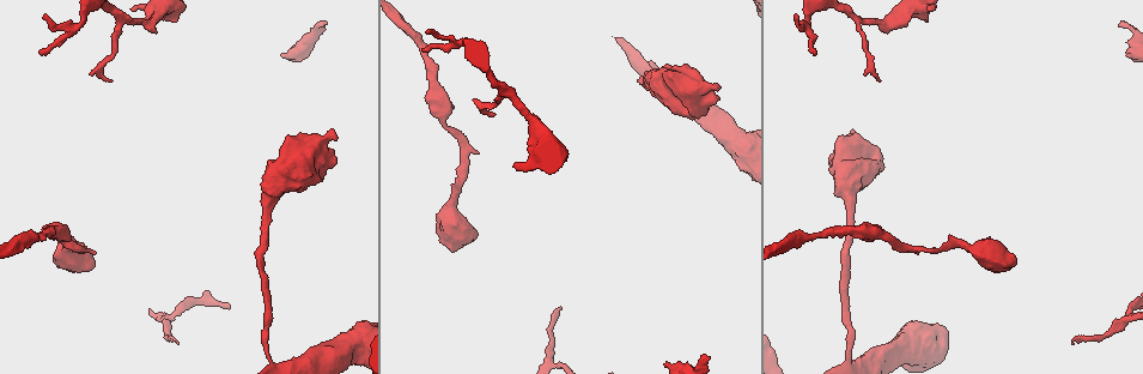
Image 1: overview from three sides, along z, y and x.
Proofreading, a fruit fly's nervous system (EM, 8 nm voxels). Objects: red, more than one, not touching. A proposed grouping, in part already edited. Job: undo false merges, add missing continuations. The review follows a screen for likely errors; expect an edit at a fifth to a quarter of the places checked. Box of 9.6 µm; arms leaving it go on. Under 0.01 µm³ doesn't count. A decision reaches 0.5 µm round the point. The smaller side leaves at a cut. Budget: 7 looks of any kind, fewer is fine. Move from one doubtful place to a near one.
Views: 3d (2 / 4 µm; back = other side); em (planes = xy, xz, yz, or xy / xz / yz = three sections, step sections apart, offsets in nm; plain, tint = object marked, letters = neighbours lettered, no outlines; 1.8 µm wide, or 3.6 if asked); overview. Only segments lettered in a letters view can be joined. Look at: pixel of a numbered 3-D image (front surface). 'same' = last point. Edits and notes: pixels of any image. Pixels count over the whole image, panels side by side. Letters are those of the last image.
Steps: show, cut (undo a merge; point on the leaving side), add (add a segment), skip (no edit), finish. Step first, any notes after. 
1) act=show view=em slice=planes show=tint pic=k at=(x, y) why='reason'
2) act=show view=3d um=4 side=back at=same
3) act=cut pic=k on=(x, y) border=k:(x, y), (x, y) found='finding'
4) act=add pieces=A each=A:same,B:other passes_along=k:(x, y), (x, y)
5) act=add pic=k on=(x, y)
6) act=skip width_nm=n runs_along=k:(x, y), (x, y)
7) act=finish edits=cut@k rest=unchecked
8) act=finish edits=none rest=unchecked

act=show view=em slice=planes show=tint pic=1 at=(324, 21) why='end of a long branch'

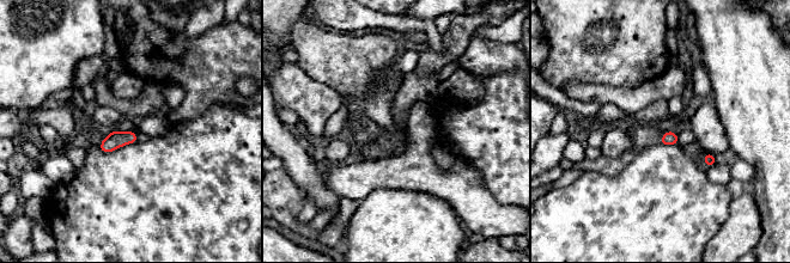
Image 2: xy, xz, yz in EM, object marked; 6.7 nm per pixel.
act=show view=em slice=planes show=letters at=same why='see the neighbours'

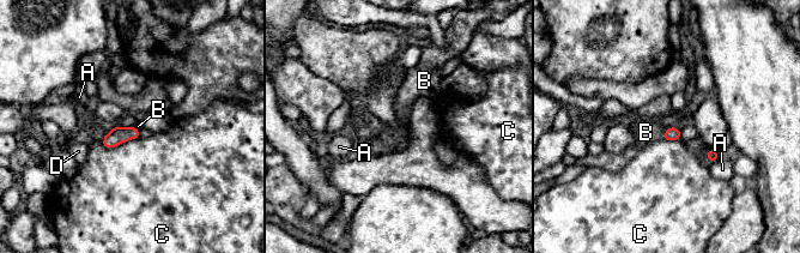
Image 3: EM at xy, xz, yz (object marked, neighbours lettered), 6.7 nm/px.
act=add pieces=B longest_contact=C:260nm each=A:other,B:same,C:other,D:other passes_along=3:(672, 133), (665, 133), (646, 132) found='it goes on there'

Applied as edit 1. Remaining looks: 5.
act=show view=em slice=xz step=16 show=letters pic=1 at=(111, 81) why='thin end'

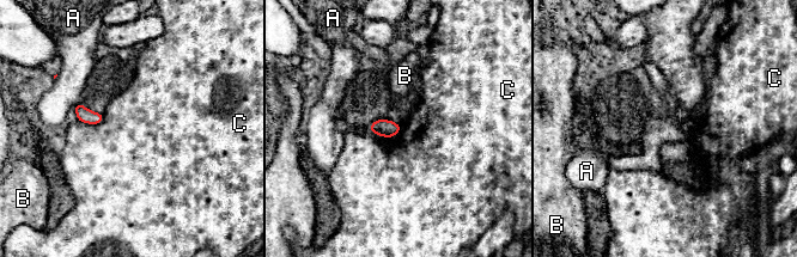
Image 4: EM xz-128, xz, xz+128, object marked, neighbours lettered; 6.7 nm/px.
act=skip each=A:other,B:other,C:other border=4:(401, 127), (391, 136), (369, 129) found='no lettered segment goes on from it'

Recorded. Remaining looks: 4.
act=show view=3d um=4 pic=1 at=(925, 249) why='calibre changes'

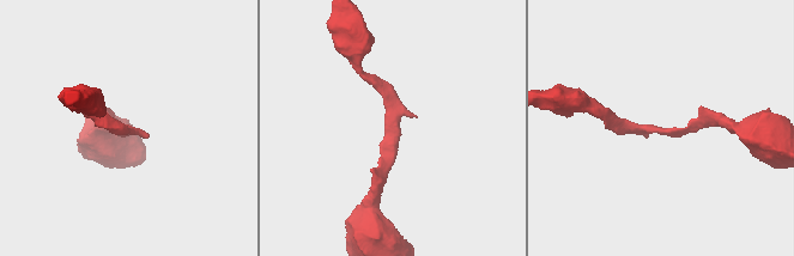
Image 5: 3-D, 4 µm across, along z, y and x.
act=show view=em slice=planes show=tint pic=5 at=(660, 130) why='shape alone is not enough'

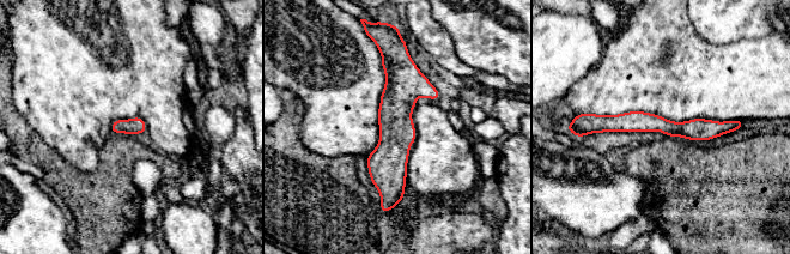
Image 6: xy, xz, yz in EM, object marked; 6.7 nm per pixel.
act=show view=em slice=planes show=letters at=same why='see the neighbours'

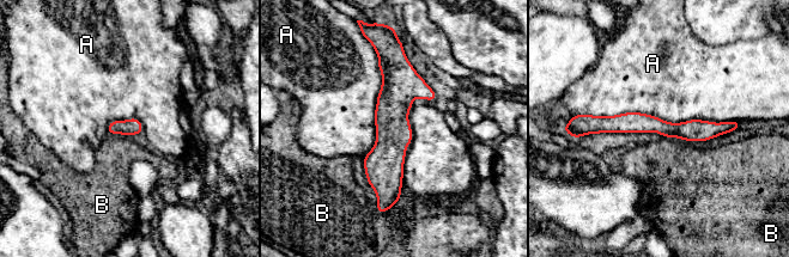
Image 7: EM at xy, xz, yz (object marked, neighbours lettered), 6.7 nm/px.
act=skip each=A:other,B:other runs_along=7:(388, 56), (392, 66), (392, 200) found='continuous, no second neuron'

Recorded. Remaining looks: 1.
act=finish edits=add@3 rest=unchecked

